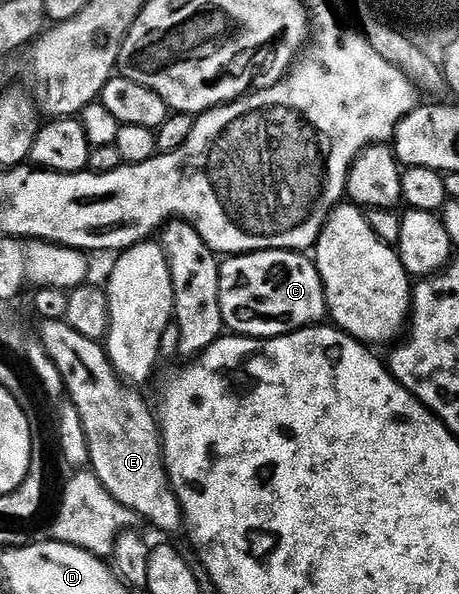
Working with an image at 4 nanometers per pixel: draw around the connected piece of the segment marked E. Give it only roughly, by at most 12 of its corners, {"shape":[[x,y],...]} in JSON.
{"shape":[[40,338],[79,411],[93,473],[170,535],[184,527],[160,424],[99,340]]}

